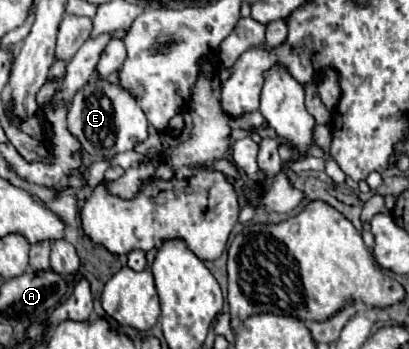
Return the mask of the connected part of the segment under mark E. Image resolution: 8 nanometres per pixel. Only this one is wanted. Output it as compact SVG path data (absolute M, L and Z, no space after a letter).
M92 80L82 86L70 102L68 130L80 138L84 152L92 158L112 158L118 152L132 150L138 142L148 138L148 120L132 94L120 84L108 80Z

